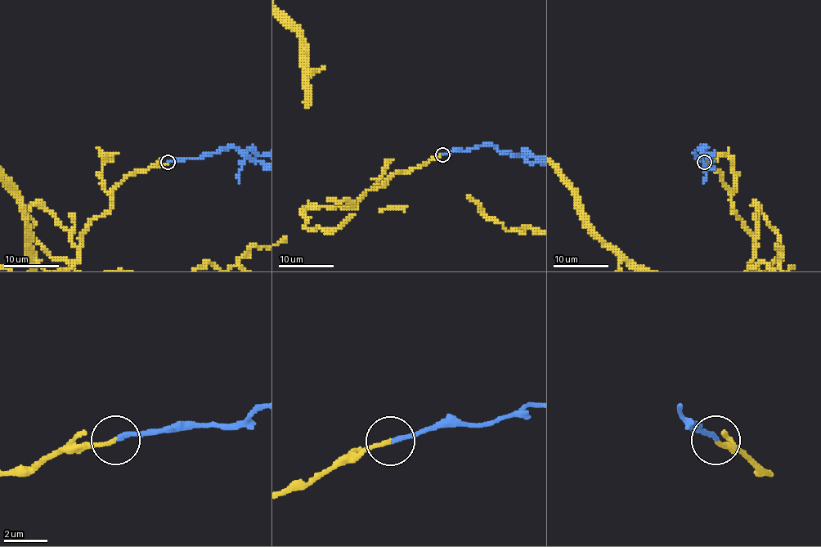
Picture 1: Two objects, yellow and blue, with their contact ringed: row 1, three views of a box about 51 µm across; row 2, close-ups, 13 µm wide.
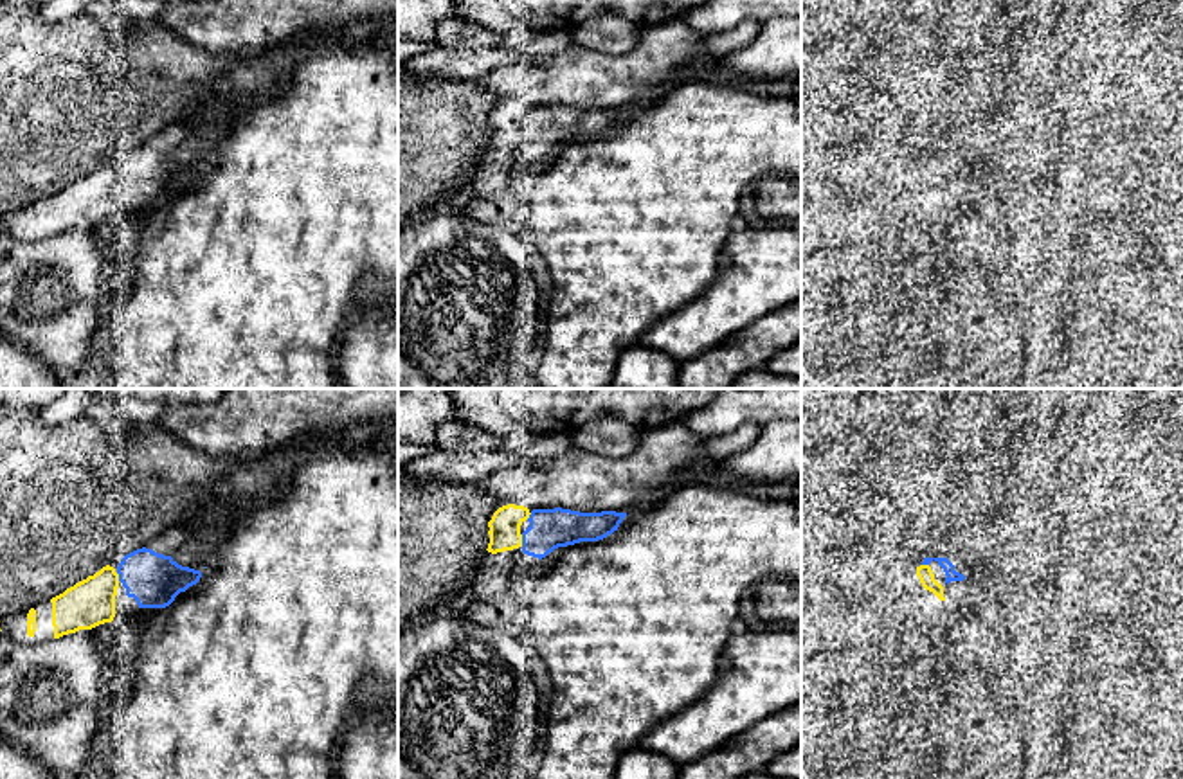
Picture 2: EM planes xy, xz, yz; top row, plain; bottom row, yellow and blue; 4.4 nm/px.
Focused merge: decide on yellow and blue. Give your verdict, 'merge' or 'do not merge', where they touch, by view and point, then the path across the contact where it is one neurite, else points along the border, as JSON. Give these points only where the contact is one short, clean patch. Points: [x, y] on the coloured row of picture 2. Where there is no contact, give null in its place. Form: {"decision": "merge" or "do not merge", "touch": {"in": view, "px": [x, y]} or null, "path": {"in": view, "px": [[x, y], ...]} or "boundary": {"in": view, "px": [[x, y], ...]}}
{"decision": "merge", "touch": {"in": "xz", "px": [521, 540]}}

